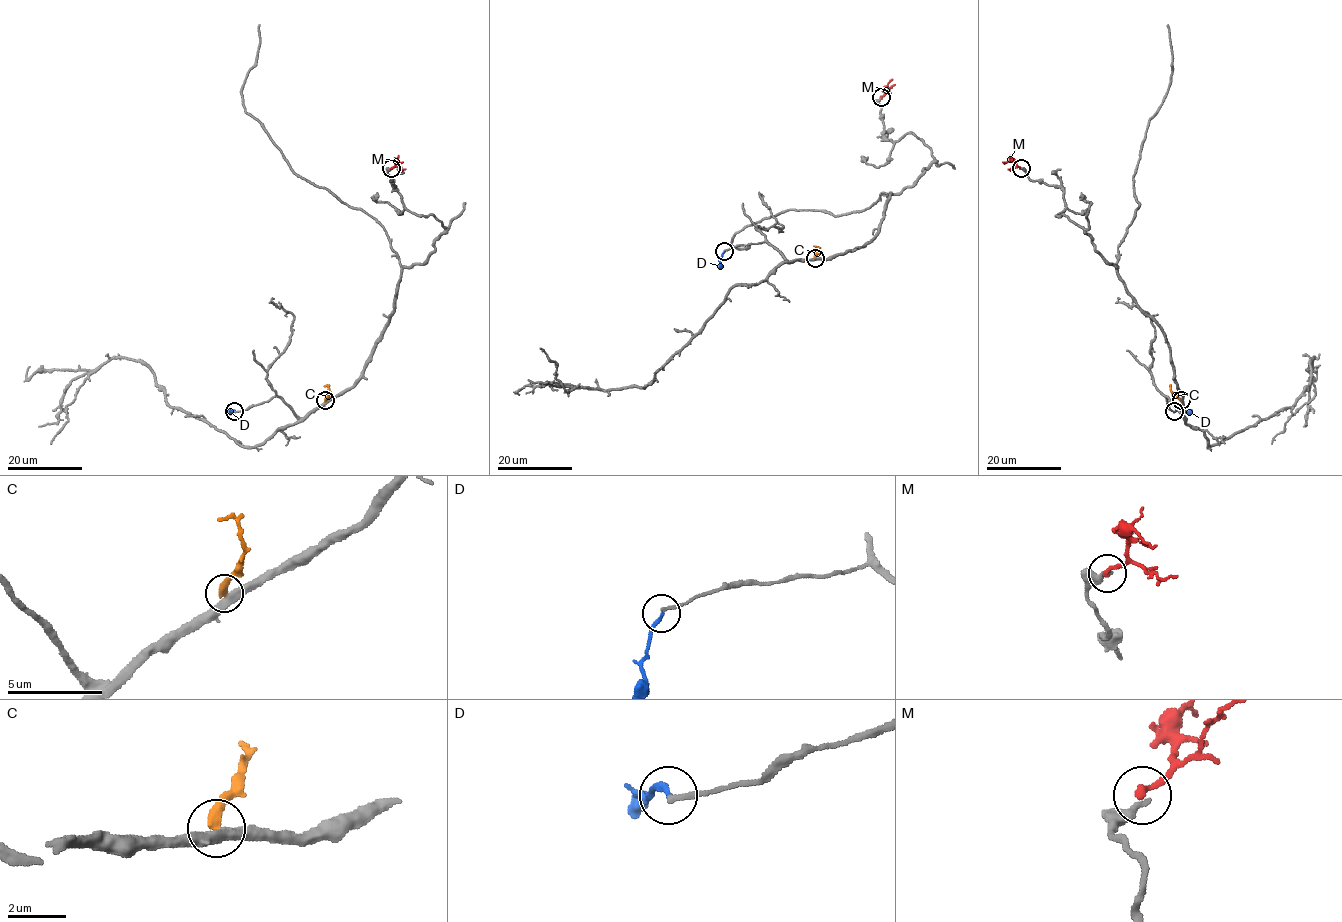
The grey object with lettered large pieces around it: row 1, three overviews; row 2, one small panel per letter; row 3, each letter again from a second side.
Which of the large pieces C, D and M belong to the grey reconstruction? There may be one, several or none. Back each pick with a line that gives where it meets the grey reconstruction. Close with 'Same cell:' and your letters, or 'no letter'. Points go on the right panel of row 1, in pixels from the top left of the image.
D: meets grey at (1174, 411)
Same cell: D

